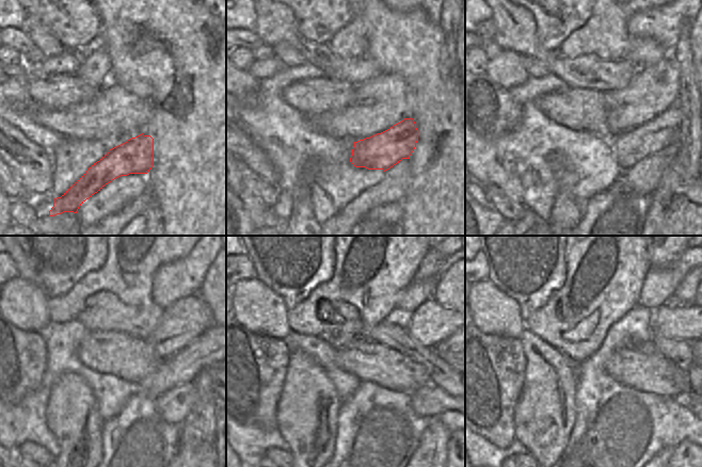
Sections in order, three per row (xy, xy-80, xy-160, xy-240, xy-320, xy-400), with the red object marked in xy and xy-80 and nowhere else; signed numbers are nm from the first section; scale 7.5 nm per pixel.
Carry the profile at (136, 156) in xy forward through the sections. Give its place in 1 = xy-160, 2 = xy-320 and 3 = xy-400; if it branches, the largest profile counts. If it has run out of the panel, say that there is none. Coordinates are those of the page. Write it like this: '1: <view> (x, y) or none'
1: xy-160 (632, 146)
2: xy-320 (443, 347)
3: none

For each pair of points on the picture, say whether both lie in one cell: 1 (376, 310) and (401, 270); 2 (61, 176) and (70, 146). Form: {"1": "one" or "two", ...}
{"1": "one", "2": "one"}

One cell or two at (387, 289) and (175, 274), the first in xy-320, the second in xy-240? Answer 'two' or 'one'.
two

